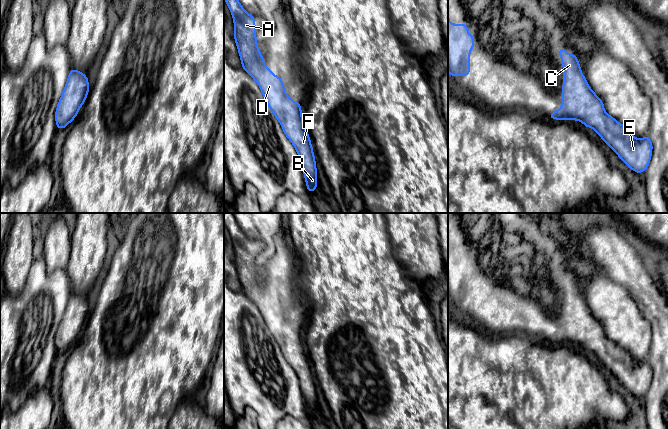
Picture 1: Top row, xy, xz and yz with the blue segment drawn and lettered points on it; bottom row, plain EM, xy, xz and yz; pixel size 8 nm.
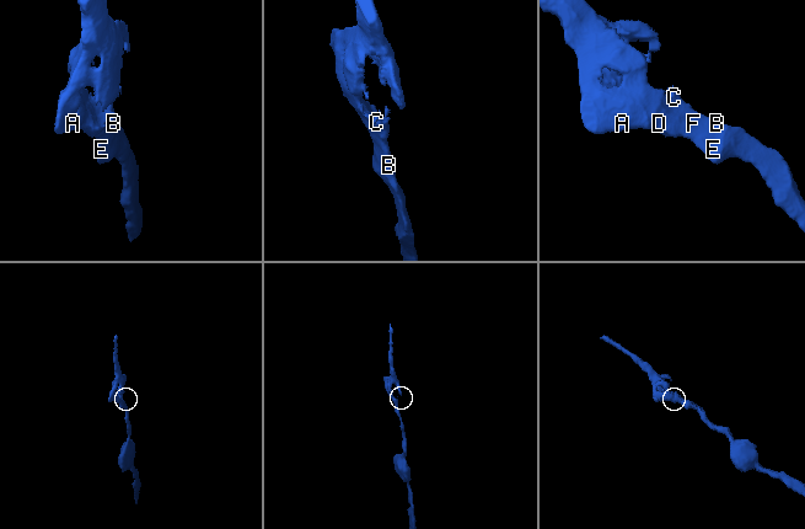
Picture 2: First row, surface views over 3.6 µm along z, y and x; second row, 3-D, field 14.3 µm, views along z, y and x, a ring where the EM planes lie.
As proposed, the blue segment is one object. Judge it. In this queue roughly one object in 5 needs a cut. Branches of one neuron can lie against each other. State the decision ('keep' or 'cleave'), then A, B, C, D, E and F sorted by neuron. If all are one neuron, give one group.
keep; A B C D E F

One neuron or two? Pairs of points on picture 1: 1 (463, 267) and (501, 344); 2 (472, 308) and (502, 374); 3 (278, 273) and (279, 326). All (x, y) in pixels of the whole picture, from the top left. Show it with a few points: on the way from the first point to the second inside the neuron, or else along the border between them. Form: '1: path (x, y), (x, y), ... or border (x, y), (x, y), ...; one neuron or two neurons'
1: border (486, 331), (494, 335), (505, 335); two neurons
2: border (466, 318), (477, 326); two neurons
3: path (278, 286), (279, 313); one neuron

